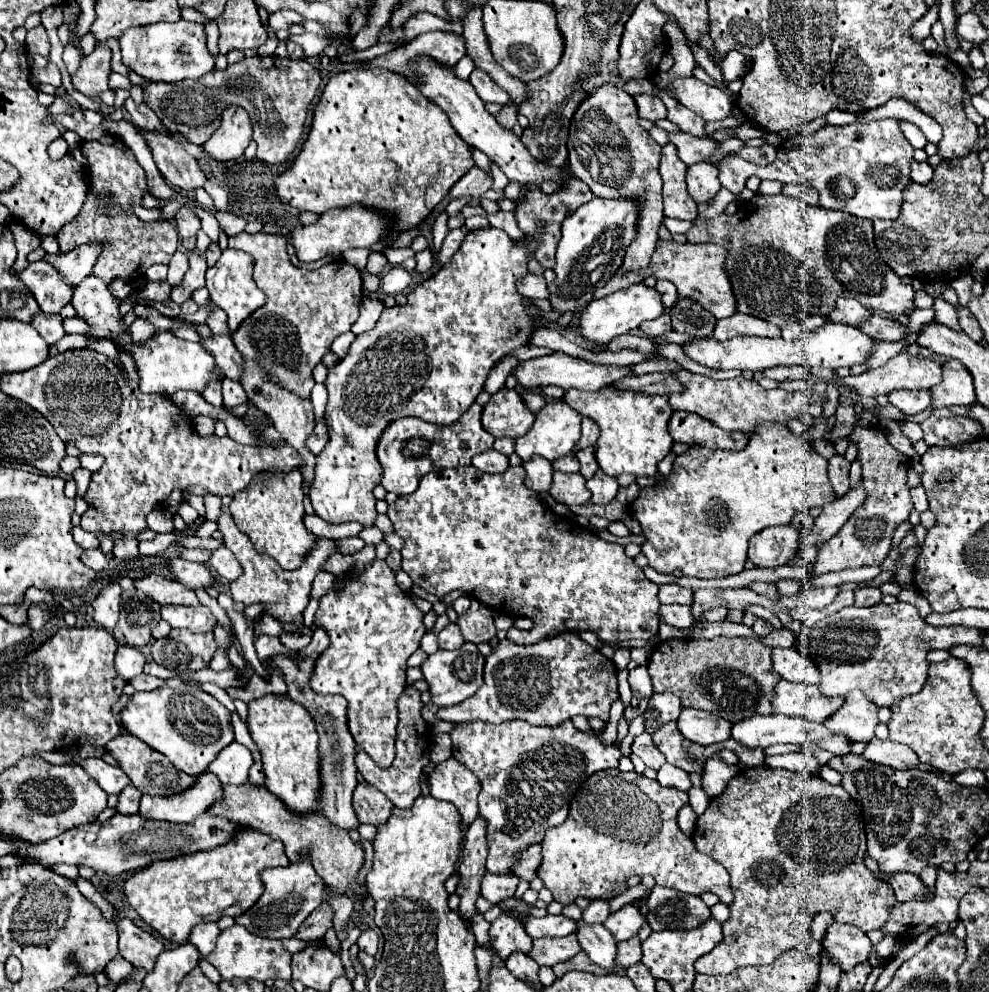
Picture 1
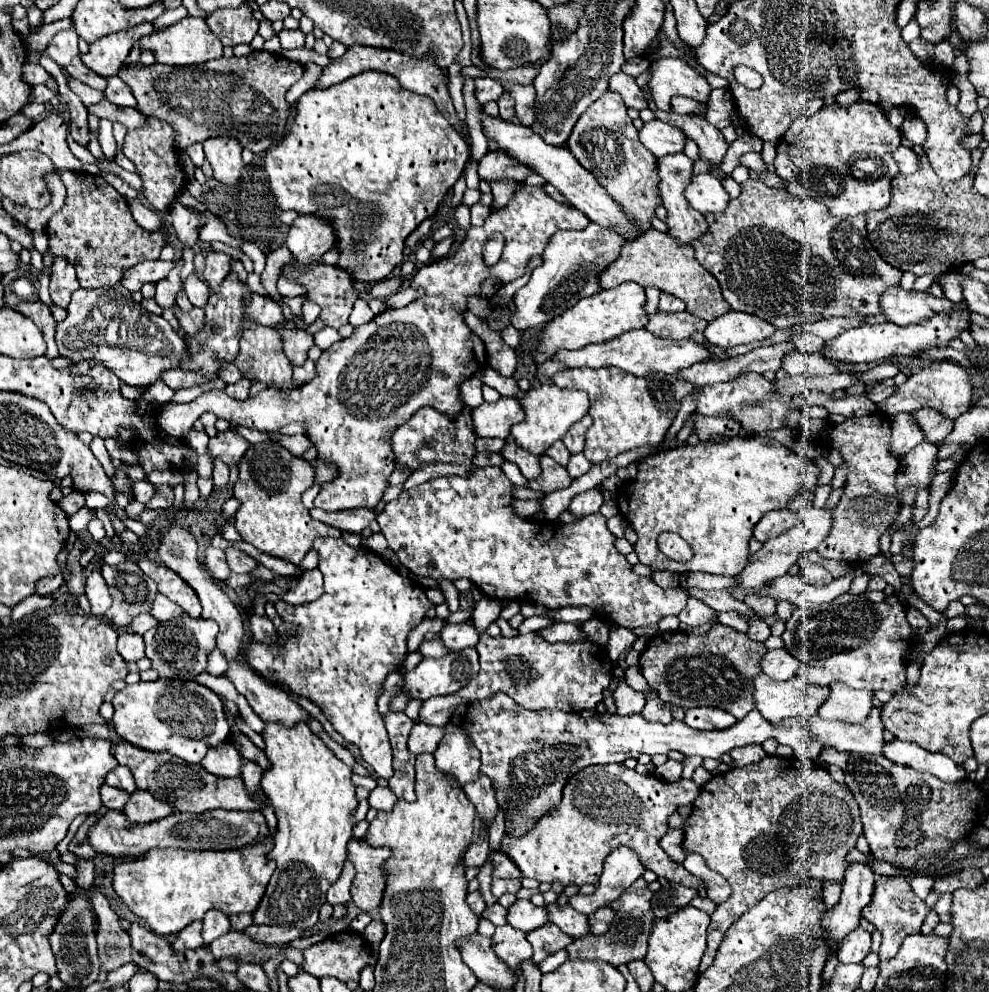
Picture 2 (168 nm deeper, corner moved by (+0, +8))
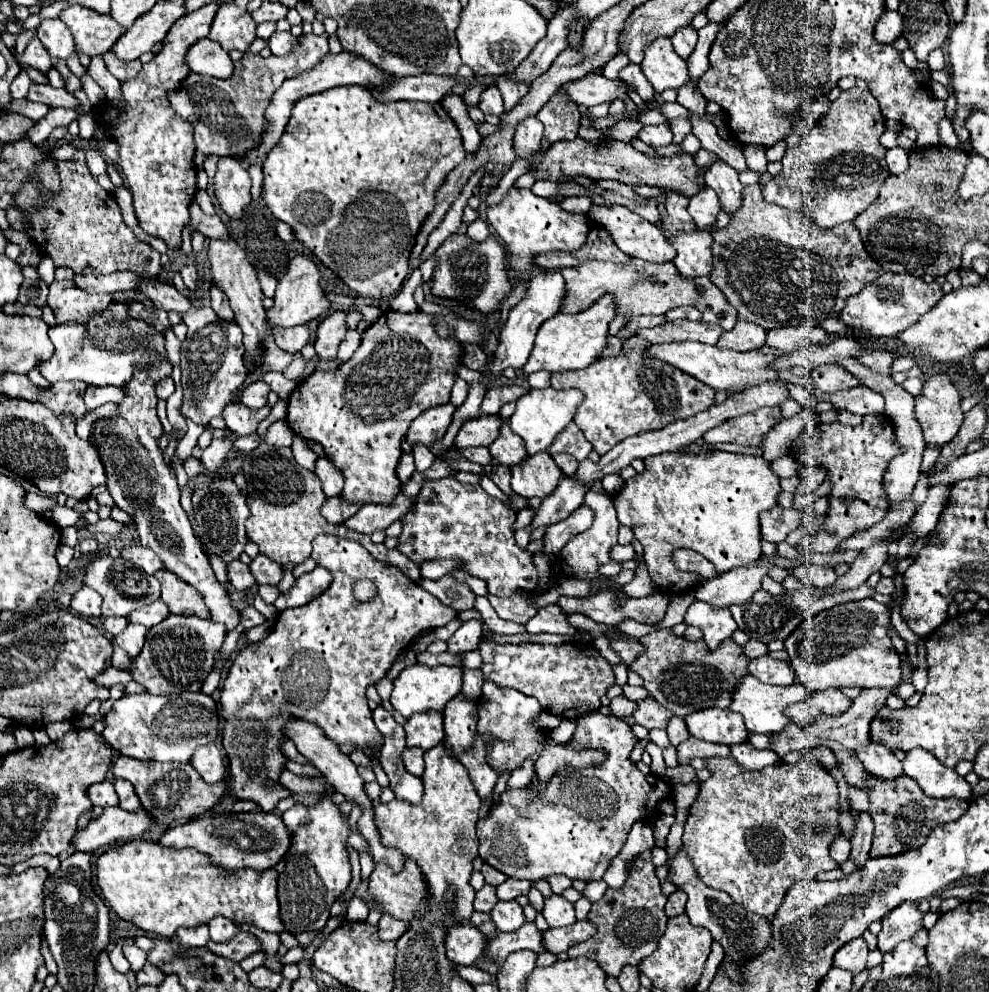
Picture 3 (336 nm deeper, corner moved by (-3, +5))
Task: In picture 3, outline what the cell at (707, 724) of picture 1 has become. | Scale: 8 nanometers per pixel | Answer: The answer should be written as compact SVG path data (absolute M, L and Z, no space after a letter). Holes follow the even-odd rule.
M704 709L690 713L686 717L686 725L690 735L710 741L710 743L744 743L748 739L748 729L742 725L742 717L730 709Z

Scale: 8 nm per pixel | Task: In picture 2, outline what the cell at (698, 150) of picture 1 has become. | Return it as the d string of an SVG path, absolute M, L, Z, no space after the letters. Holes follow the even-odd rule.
M661 120L647 122L639 130L639 140L643 142L643 146L647 150L651 150L651 154L655 158L683 152L683 148L685 148L685 134L679 128L665 124Z

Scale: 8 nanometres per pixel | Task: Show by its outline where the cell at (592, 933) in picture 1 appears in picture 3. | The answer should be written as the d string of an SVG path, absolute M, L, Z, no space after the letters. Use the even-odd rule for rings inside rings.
M552 895L544 903L544 917L546 917L550 927L568 927L568 925L574 925L574 921L576 921L574 905L564 901L564 897L560 897L560 895Z

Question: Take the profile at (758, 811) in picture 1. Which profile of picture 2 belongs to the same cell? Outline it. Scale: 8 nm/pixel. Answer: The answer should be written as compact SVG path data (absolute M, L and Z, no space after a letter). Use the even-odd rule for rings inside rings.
M767 756L759 764L733 768L723 774L715 774L703 788L701 794L693 802L693 812L683 824L683 850L693 852L705 858L707 866L719 872L729 880L733 894L717 906L715 914L711 914L709 934L707 934L707 950L699 964L699 974L703 974L711 960L715 958L715 950L723 940L727 928L751 906L763 900L769 892L783 886L797 886L807 882L809 878L817 878L821 882L843 882L843 870L847 870L845 856L851 848L855 848L857 838L861 836L863 826L859 818L859 806L853 794L839 782L831 778L831 774L819 766L817 762L801 760L797 756L779 758Z

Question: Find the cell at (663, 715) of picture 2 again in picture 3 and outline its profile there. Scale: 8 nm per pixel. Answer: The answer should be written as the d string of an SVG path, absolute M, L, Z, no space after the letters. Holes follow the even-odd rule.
M654 697L638 701L638 709L634 713L634 719L646 729L666 729L670 717L672 713L666 707L662 707Z

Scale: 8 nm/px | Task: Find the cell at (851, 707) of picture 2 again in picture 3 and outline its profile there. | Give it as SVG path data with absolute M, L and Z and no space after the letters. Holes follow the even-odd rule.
M826 689L826 691L810 693L804 701L790 705L790 709L786 709L786 715L796 725L806 729L812 725L812 719L816 719L818 715L822 713L838 715L838 713L844 713L850 705L852 705L852 699L846 697L840 689Z

